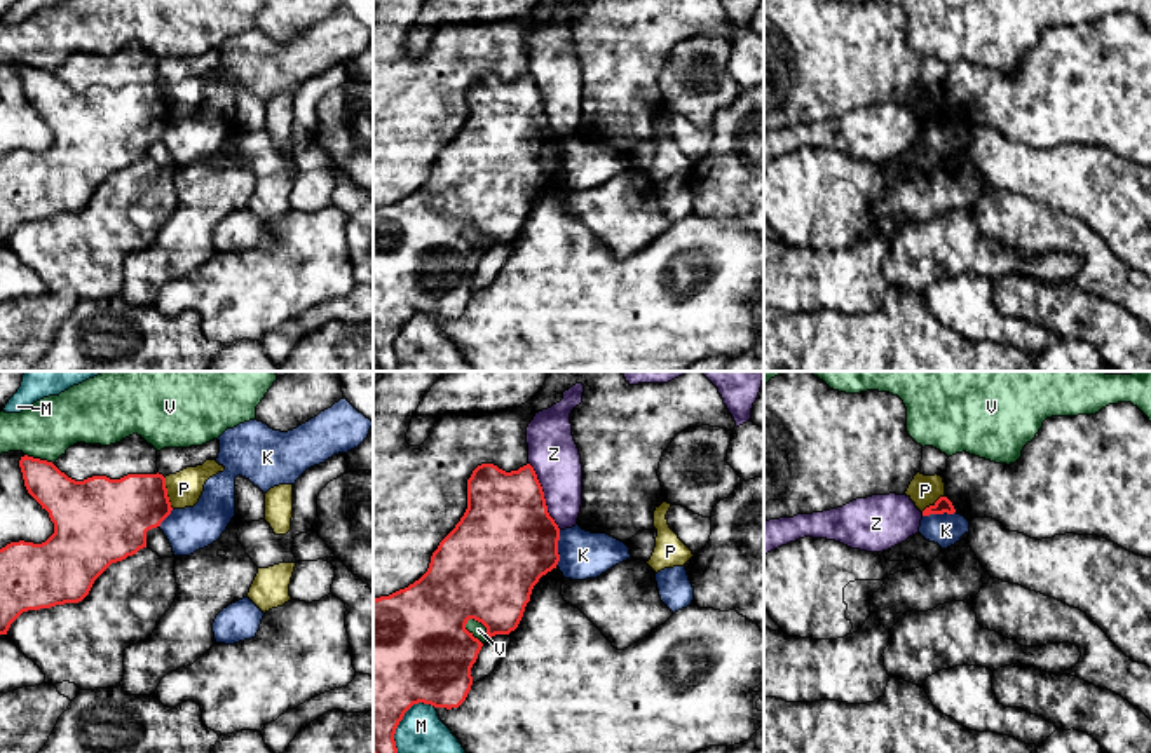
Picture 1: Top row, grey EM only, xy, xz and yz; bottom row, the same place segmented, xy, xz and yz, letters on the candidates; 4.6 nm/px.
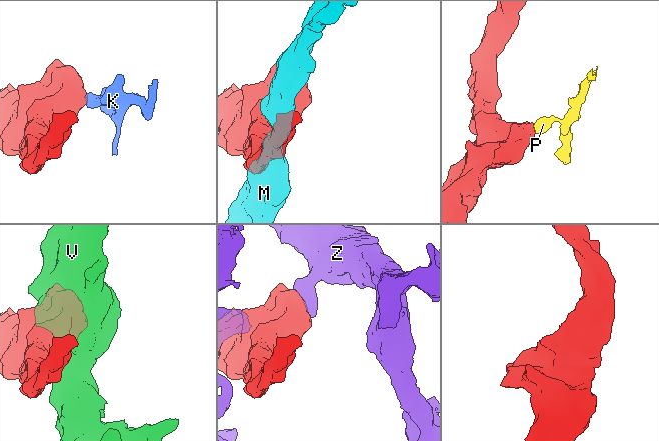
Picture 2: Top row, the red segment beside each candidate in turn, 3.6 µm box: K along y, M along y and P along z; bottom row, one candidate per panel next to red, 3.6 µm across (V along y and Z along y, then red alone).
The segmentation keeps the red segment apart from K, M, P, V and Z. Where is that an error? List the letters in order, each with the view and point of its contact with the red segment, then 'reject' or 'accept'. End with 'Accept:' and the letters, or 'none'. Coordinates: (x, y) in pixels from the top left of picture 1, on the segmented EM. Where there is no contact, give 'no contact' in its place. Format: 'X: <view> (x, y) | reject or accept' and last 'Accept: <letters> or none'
K: xz (557, 548) | reject
M: xz (401, 719) | reject
P: xy (166, 494) | reject
V: xz (468, 631) | reject
Z: xz (543, 495) | reject
Accept: none

